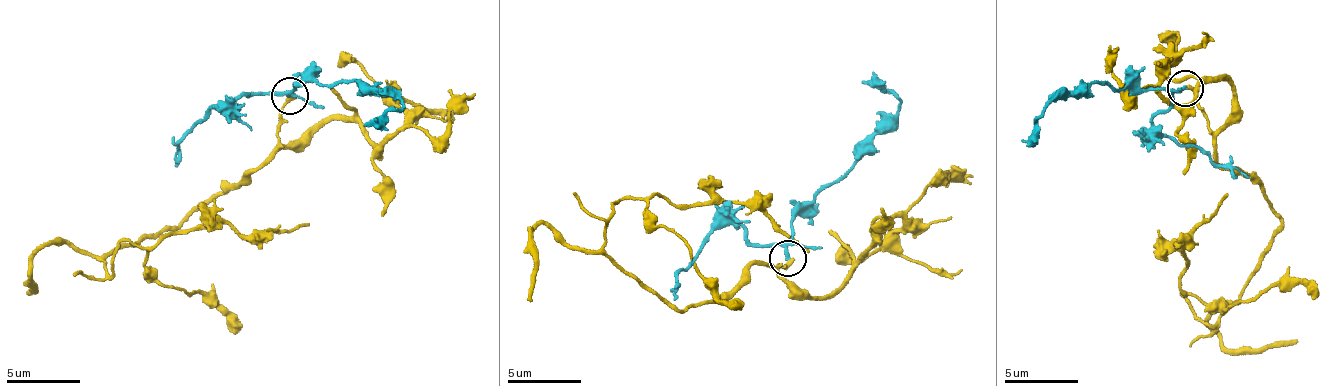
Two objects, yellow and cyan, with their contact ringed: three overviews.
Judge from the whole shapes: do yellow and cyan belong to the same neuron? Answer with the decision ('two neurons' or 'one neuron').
two neurons

